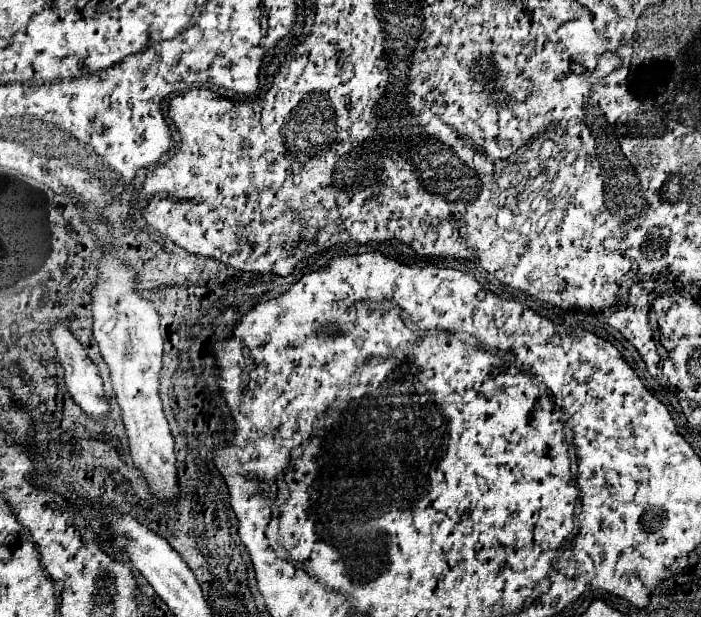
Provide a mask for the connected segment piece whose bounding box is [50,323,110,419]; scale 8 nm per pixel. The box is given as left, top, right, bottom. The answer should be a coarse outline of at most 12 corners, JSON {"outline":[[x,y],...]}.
{"outline":[[66,323],[50,329],[72,399],[104,419],[96,365]]}

